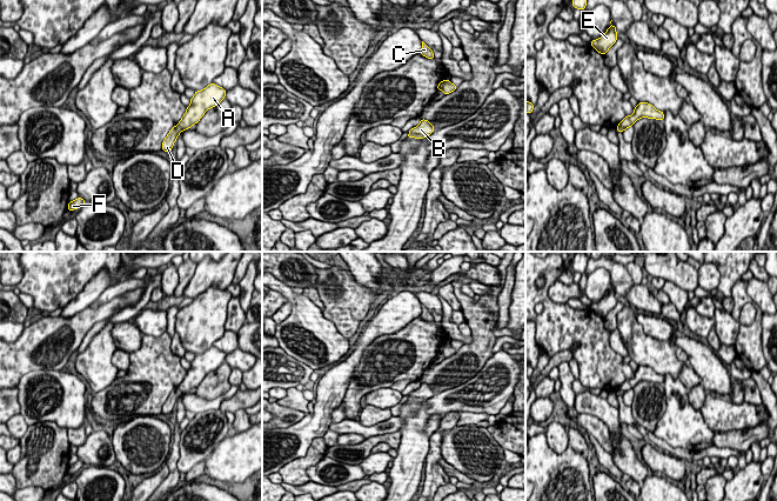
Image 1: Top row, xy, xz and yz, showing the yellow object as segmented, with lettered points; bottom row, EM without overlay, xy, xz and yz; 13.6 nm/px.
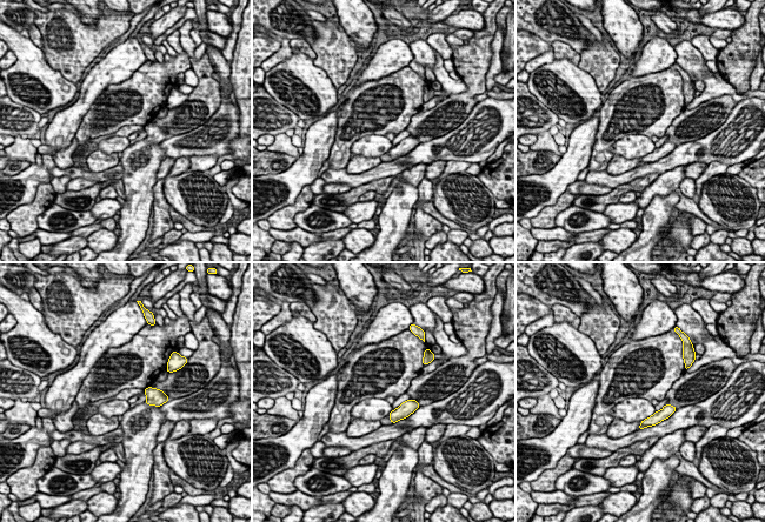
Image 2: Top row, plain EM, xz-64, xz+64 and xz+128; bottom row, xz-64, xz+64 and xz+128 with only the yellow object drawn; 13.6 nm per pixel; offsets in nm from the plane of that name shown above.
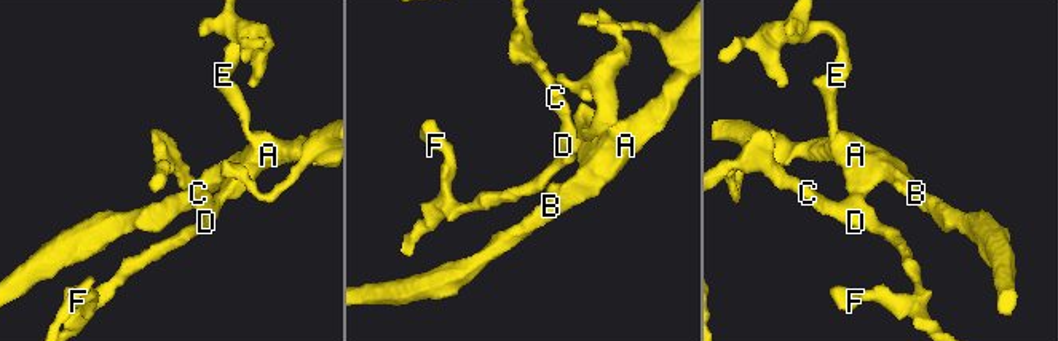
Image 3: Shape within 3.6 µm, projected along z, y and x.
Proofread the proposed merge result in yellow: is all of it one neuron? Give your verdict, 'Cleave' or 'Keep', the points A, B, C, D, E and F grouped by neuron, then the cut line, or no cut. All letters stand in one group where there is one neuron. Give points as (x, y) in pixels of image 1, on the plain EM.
Cleave. Groups: A B E / C D F. Split along xy (178, 388), (182, 393)

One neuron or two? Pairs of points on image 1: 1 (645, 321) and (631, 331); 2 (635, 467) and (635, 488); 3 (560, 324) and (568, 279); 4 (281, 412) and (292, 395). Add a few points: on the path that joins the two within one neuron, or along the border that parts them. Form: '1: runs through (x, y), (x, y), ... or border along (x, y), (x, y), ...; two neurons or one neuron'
1: border along (636, 312), (636, 321), (642, 329), (662, 341); two neurons
2: border along (631, 478), (640, 486); two neurons
3: border along (564, 268), (556, 280); two neurons
4: border along (276, 401), (283, 406), (300, 409), (306, 414); two neurons

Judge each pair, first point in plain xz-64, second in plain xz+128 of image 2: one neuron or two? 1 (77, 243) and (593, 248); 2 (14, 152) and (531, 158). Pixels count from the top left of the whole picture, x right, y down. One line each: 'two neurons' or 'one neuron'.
1: one neuron
2: two neurons

